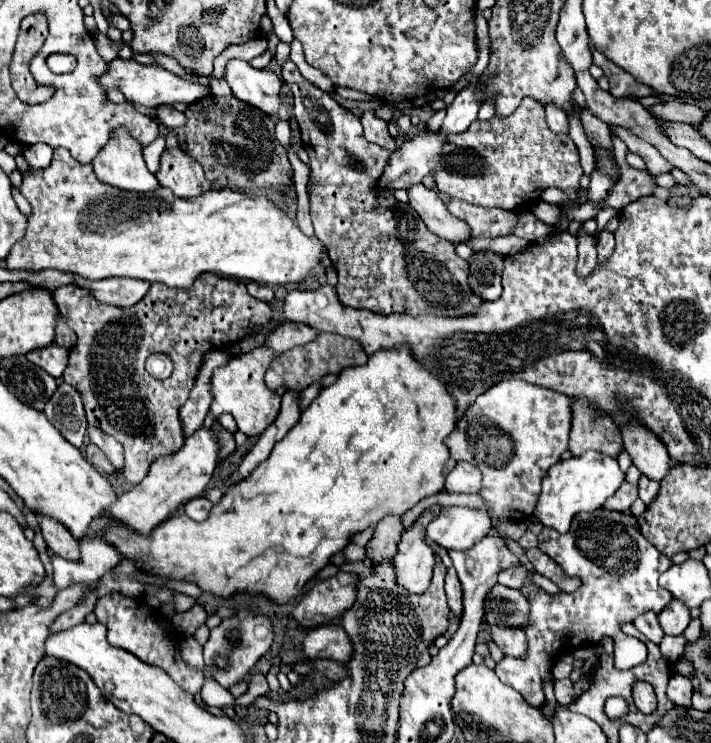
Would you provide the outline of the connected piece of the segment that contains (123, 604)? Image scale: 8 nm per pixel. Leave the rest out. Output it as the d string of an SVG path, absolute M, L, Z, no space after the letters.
M118 592L112 594L112 596L98 598L98 602L94 606L94 614L98 616L98 622L108 628L108 642L112 646L132 652L136 658L140 658L146 664L164 668L172 676L172 680L180 688L184 688L186 692L192 692L192 694L200 692L202 682L204 682L204 674L200 670L188 668L182 662L178 646L168 638L168 634L164 630L158 628L158 624L156 624L156 610L152 610L140 598L128 598L128 596L122 596Z

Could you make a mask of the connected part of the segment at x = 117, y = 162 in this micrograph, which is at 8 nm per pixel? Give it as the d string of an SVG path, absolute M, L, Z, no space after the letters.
M116 128L108 144L92 160L94 174L116 188L146 192L156 190L158 180L148 172L142 158L142 144L126 128Z

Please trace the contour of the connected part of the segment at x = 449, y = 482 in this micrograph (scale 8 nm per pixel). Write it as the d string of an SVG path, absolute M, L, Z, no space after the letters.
M458 462L446 478L446 490L448 492L476 494L476 492L480 492L480 488L482 488L480 470L468 462Z

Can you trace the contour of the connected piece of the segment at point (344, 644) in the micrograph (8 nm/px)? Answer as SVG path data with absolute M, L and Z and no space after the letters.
M324 624L310 630L304 638L302 650L310 660L332 658L338 662L348 662L354 654L350 636L340 624Z

